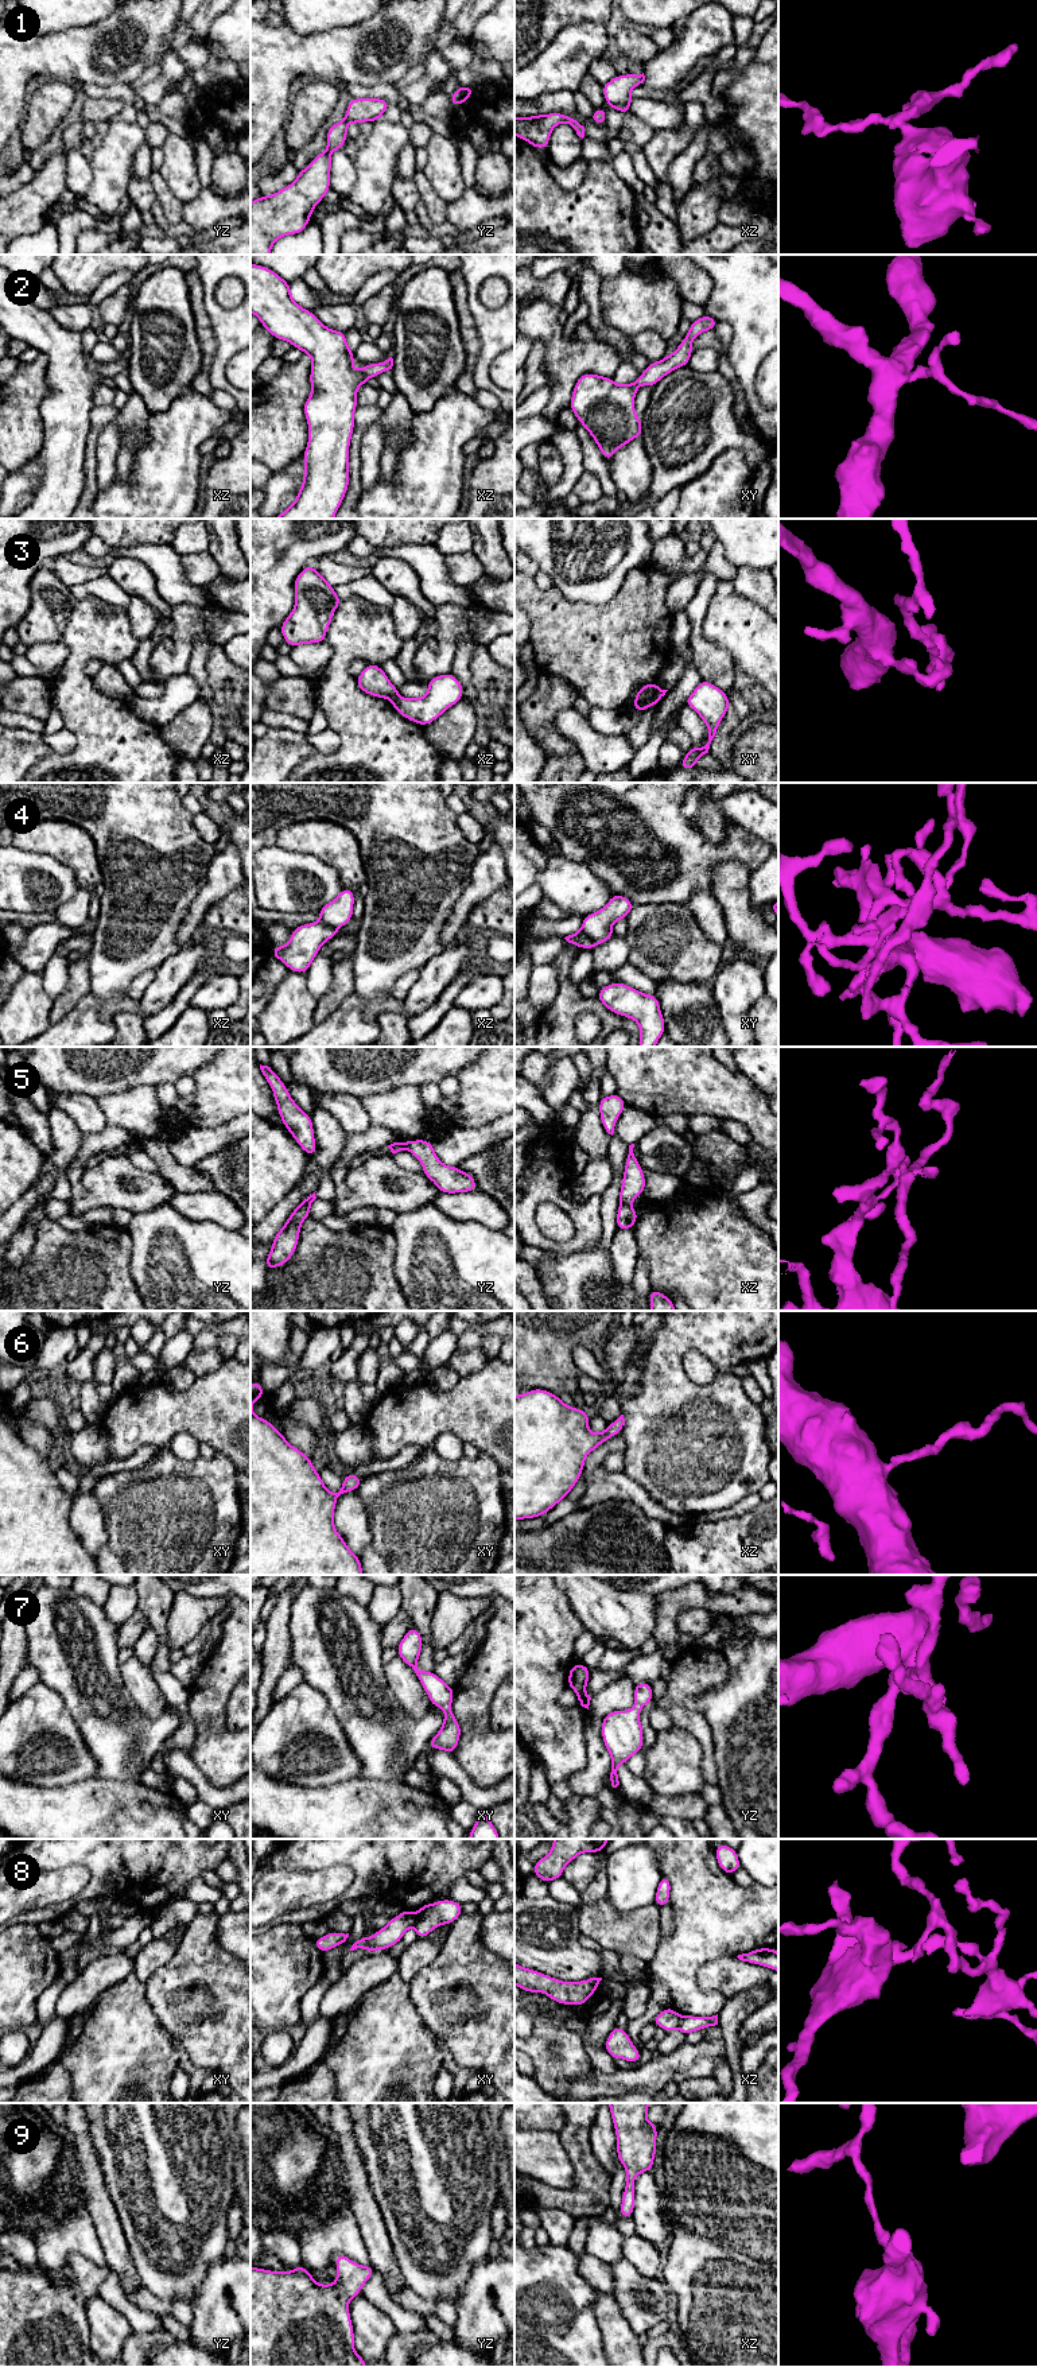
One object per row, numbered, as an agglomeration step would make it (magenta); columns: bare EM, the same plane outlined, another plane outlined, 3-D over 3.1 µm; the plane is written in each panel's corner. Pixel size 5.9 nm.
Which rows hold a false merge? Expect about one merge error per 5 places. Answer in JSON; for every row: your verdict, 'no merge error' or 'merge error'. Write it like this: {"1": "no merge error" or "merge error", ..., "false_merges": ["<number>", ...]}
{"1": "no merge error", "2": "no merge error", "3": "merge error", "4": "merge error", "5": "merge error", "6": "no merge error", "7": "no merge error", "8": "merge error", "9": "no merge error", "false_merges": ["3", "4", "5", "8"]}

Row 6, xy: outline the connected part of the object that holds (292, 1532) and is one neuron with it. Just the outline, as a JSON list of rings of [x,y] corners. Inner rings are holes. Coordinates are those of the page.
[[[259,1381],[250,1385],[250,1575],[364,1575],[360,1557],[334,1526],[338,1497],[356,1491],[364,1479],[350,1472],[338,1493],[327,1490],[312,1460],[291,1446],[275,1425],[252,1412],[252,1404],[264,1394]]]

